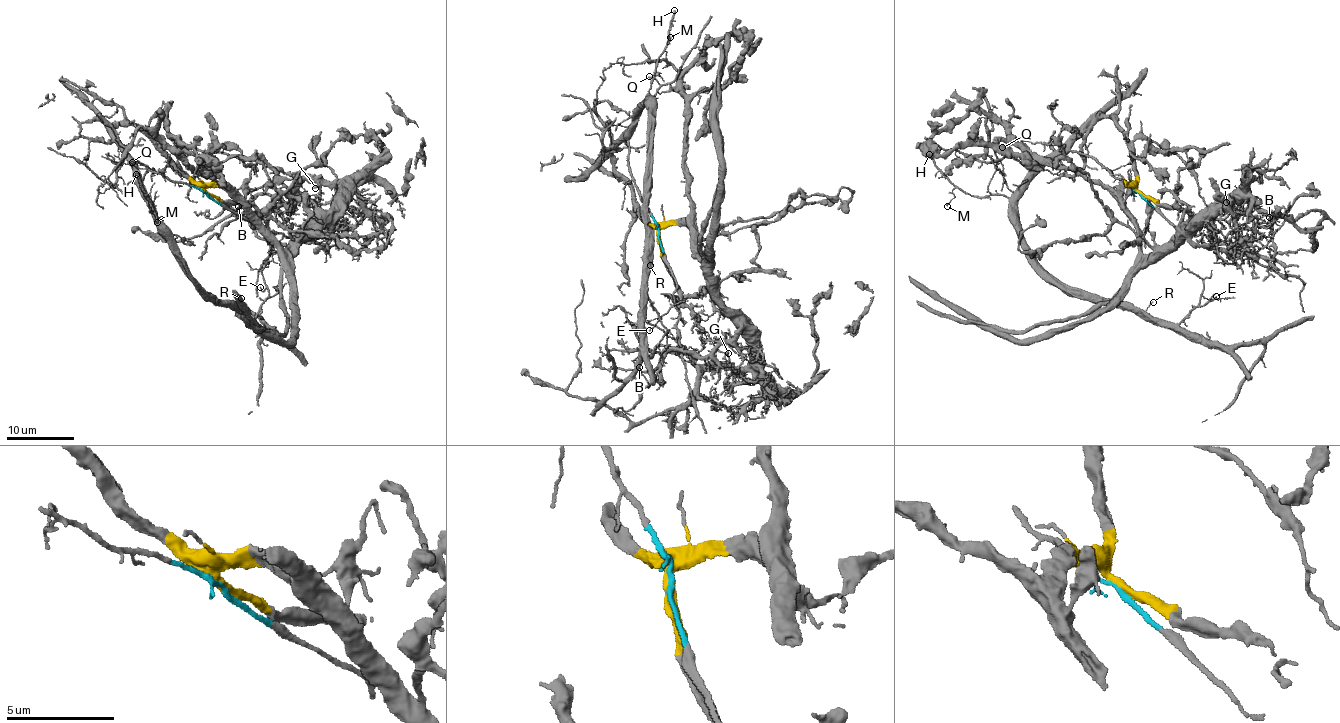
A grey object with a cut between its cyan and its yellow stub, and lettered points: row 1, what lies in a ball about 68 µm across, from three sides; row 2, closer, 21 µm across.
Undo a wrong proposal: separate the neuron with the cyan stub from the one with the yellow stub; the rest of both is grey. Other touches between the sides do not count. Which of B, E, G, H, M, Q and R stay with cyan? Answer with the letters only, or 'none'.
E, H, M, Q, R

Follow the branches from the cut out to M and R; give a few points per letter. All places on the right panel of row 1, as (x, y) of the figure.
M: (1140, 193), (1114, 179), (1091, 156), (1061, 150), (1009, 197), (974, 197), (956, 187), (947, 206)
R: (1140, 193), (1091, 156), (1061, 150), (1028, 183), (1016, 220), (1023, 242), (1060, 281), (1139, 310), (1153, 301)

